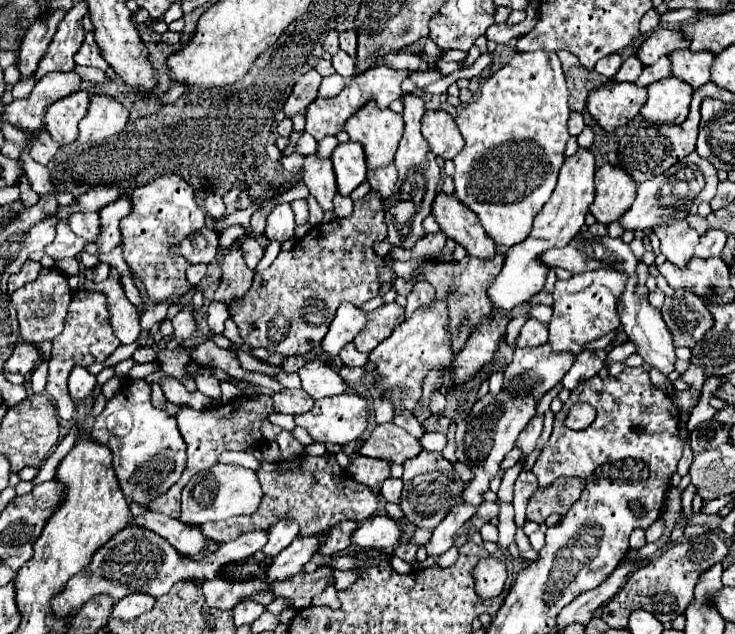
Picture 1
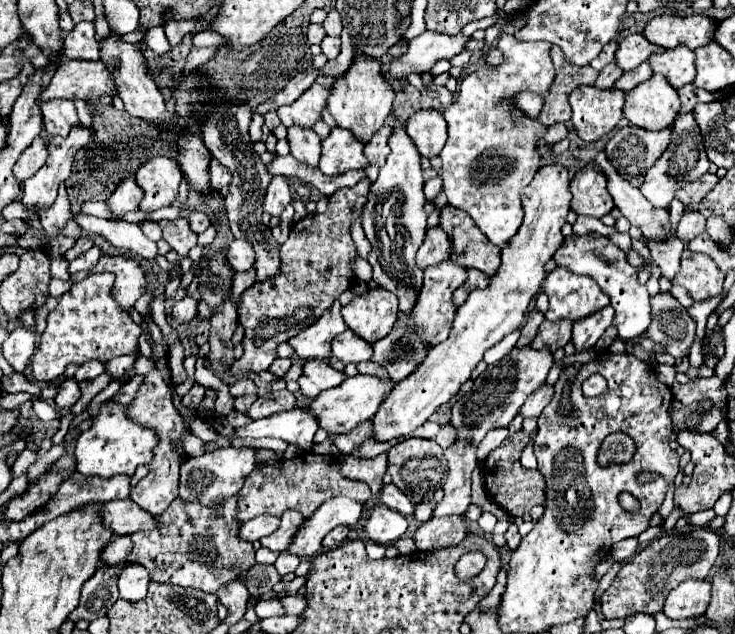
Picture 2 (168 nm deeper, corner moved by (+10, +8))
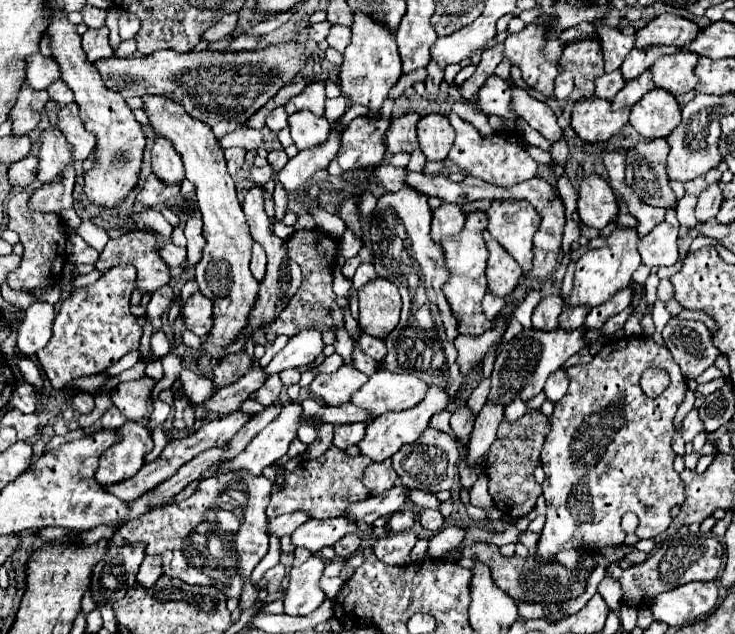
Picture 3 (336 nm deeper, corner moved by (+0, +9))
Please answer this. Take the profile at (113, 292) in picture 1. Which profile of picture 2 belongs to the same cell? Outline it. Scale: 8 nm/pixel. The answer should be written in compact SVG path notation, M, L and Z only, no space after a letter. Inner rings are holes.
M103 254L93 270L71 274L71 282L79 282L93 272L113 272L115 274L113 298L119 302L119 306L123 310L129 310L145 294L145 286L147 286L145 274L143 274L139 262L129 256Z

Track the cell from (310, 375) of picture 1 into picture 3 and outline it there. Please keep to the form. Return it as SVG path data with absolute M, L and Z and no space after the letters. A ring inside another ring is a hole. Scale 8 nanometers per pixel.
M341 365L335 373L317 375L309 389L327 405L343 405L365 381L367 381L367 375L363 375L351 365Z

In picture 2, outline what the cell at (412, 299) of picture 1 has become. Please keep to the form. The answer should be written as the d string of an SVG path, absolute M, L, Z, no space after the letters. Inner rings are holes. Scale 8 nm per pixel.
M441 226L427 228L423 246L417 252L417 266L425 270L427 266L431 266L435 262L443 262L445 258L451 256L451 246L453 244Z

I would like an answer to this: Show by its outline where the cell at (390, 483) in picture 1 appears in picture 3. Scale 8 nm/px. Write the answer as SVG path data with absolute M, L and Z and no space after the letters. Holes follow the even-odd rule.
M413 505L415 507L415 513L419 517L419 523L429 529L429 531L437 531L441 525L443 525L443 515L435 509L425 509L425 507L419 507L419 505Z

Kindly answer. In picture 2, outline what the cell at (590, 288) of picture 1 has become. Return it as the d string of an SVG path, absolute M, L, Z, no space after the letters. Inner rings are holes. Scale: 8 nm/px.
M557 266L547 274L543 290L549 296L545 318L551 322L563 318L577 322L609 304L609 296L593 282L593 278L579 276L563 266Z

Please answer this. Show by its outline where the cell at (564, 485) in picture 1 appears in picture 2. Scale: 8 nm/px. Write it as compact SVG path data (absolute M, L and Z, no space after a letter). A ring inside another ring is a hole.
M519 430L513 436L507 436L501 446L497 446L483 462L483 482L485 482L485 490L489 494L489 498L501 506L509 516L517 518L527 514L537 504L543 504L545 500L545 480L541 478L541 474L537 470L527 470L521 466L519 458L521 452L525 450L525 446L529 444L529 436Z

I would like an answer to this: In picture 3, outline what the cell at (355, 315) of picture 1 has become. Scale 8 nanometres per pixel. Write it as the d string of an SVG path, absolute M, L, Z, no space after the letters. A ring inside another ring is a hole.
M305 329L289 339L289 343L273 357L265 373L279 373L291 367L309 367L323 353L325 343L317 329Z

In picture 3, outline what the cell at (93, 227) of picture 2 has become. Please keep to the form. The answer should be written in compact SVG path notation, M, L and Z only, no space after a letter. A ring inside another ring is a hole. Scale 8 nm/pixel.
M165 243L163 247L159 247L159 255L163 257L163 261L169 265L169 267L177 267L181 265L181 261L187 257L187 251L183 247L177 247L173 243Z

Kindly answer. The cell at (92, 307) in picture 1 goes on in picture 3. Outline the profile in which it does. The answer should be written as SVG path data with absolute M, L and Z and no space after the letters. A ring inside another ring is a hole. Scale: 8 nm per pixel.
M117 265L105 271L93 285L77 289L67 297L55 317L53 337L45 349L37 353L41 369L53 389L65 389L71 381L95 375L117 363L129 351L139 349L143 329L129 311L129 299L135 289L135 267Z

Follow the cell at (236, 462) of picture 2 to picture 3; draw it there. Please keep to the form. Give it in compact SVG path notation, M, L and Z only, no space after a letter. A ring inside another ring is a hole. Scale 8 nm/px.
M299 403L285 405L281 415L273 419L261 433L257 433L249 441L247 449L239 453L239 457L219 463L217 473L247 469L251 475L261 475L265 467L273 465L277 459L281 459L287 453L289 443L297 437L299 417L301 417Z

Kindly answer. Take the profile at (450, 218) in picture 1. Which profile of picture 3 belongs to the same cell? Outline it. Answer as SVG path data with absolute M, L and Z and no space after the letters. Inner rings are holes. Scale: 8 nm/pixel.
M487 233L487 249L489 249L489 259L487 259L487 281L489 281L489 291L495 297L507 297L523 277L523 271L519 265L515 265L515 259L505 253L505 249Z

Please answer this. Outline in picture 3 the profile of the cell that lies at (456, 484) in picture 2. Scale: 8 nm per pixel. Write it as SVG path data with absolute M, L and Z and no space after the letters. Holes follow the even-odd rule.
M485 405L479 417L475 419L471 441L467 443L465 461L467 465L477 465L477 461L487 453L487 449L495 441L495 431L503 419L503 407L501 405Z

